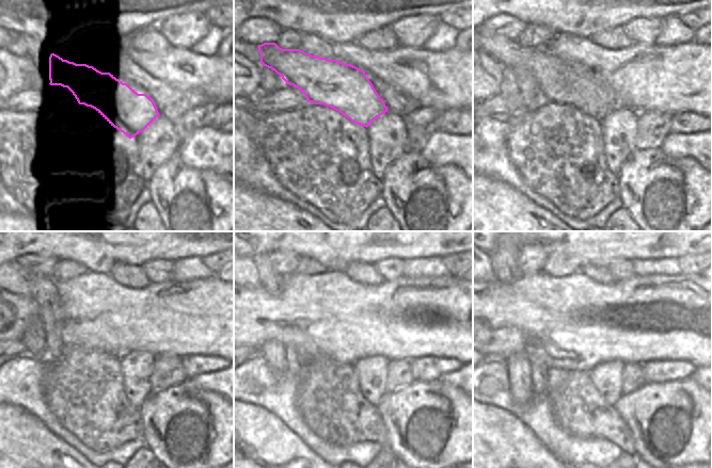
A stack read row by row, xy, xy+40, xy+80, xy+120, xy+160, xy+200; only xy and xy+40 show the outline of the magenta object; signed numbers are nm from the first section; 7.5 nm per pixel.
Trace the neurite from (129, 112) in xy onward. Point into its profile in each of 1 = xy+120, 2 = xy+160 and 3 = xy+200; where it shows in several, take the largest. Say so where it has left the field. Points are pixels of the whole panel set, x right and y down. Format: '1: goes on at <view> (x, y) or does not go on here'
1: goes on at xy+120 (44, 291)
2: goes on at xy+160 (255, 280)
3: goes on at xy+200 (494, 276)

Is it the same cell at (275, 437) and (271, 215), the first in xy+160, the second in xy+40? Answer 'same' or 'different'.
same

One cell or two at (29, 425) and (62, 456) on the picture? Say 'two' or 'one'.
one

